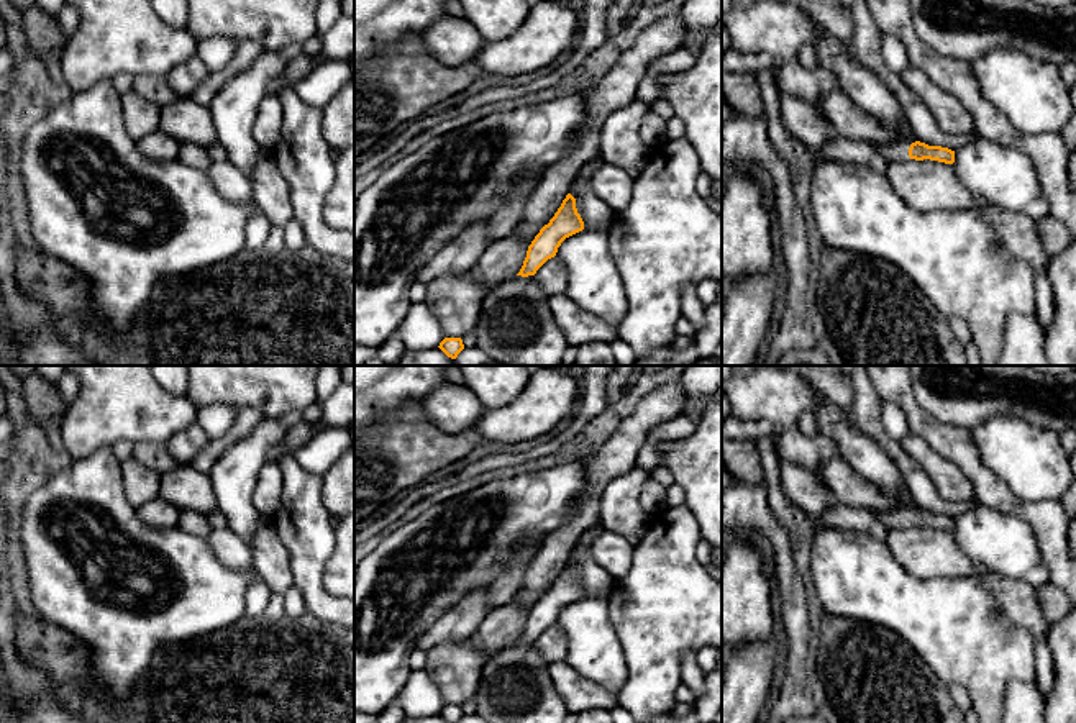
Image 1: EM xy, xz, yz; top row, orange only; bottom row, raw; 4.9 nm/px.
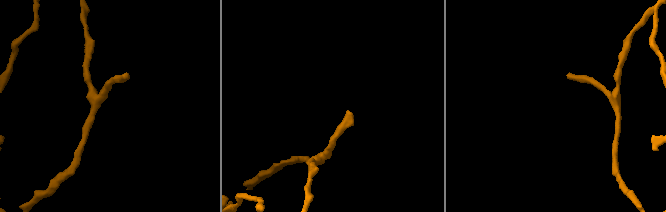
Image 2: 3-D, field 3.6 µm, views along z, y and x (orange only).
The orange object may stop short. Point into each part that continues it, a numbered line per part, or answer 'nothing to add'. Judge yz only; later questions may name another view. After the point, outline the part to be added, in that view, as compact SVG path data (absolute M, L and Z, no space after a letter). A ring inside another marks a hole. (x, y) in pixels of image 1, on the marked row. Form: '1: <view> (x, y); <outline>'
1: yz (893, 151); M886 143L874 144L874 148L889 161L889 162L905 162L909 159L909 148L900 143Z

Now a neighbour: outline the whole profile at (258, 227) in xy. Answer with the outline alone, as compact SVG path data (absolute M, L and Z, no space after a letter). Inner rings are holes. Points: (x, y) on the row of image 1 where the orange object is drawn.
M256 210L246 223L244 248L251 251L261 251L269 233L271 233L269 220L266 218L266 215L261 213L261 210Z

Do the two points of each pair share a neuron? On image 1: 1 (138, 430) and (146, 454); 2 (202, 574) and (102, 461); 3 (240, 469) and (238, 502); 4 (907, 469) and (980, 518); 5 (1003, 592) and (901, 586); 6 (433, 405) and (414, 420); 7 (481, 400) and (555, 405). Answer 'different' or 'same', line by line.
1: different
2: same
3: same
4: different
5: different
6: different
7: different

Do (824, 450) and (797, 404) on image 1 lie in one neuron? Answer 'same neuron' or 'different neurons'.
same neuron

